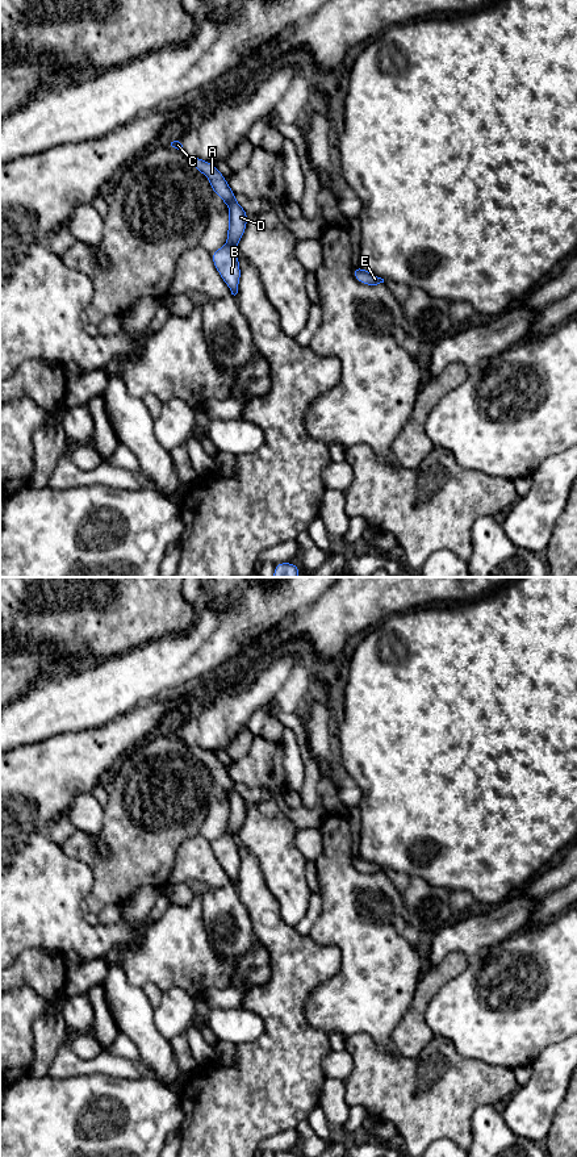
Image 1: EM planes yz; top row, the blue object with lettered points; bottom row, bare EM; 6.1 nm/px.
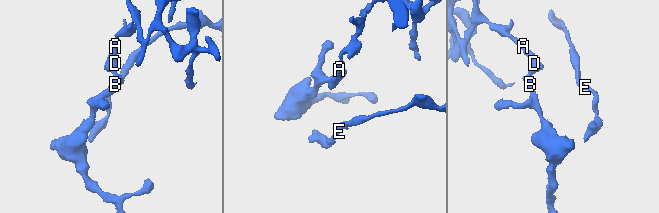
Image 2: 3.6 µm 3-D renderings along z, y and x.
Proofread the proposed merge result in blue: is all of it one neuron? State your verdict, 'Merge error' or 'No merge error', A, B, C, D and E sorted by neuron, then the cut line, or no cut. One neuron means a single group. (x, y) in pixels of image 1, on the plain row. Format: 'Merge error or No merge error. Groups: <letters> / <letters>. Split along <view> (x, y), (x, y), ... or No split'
Merge error. Groups: A C D E / B. Split along yz (226, 832), (234, 836)

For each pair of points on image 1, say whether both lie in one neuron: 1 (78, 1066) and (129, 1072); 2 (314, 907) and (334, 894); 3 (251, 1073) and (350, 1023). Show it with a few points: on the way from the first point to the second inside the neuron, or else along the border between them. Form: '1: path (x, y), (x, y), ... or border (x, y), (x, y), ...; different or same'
1: path (91, 1066), (116, 1066); same
2: border (321, 897), (321, 911), (310, 931); different
3: border (304, 1014), (310, 1024), (326, 1035); different

